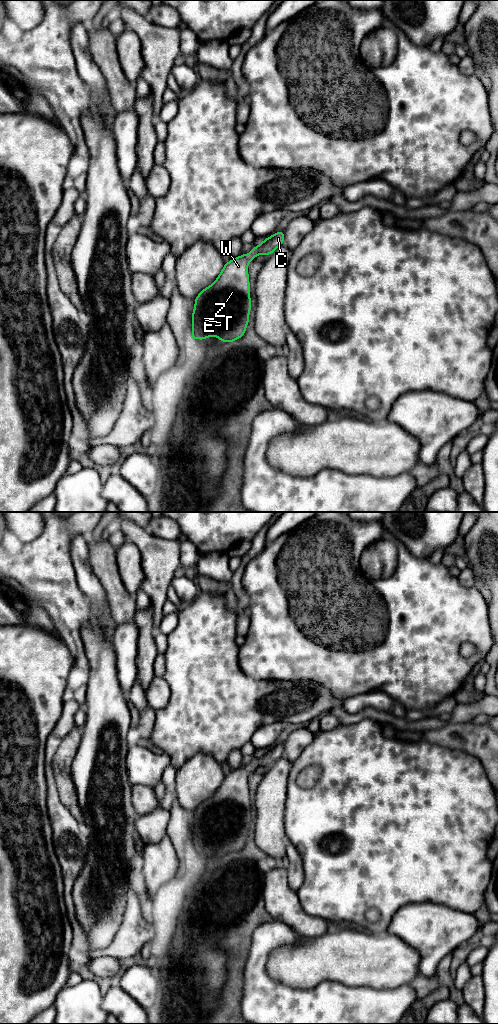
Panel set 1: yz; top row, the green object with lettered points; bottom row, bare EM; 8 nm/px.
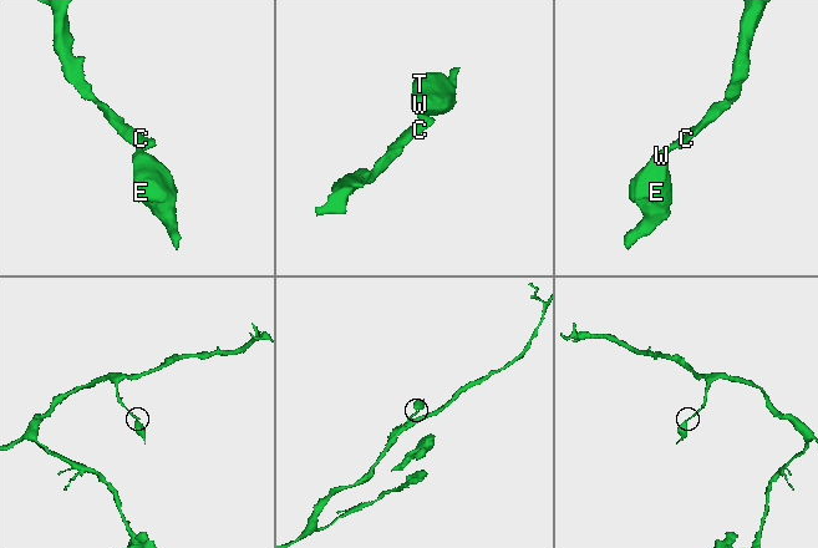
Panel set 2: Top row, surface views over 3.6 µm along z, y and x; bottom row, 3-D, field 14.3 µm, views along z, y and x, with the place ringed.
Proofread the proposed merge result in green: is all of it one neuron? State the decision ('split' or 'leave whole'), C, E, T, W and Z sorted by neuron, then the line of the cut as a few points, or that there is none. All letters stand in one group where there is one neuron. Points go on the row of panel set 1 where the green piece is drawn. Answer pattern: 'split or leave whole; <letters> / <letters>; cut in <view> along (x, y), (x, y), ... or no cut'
leave whole; C E T W Z; no cut

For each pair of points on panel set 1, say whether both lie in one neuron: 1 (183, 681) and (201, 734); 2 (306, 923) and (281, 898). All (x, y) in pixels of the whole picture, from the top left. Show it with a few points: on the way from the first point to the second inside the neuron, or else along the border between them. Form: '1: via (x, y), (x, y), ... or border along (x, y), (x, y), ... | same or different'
1: via (196, 694), (201, 699), (201, 721) | same
2: via (300, 917), (287, 904) | same

